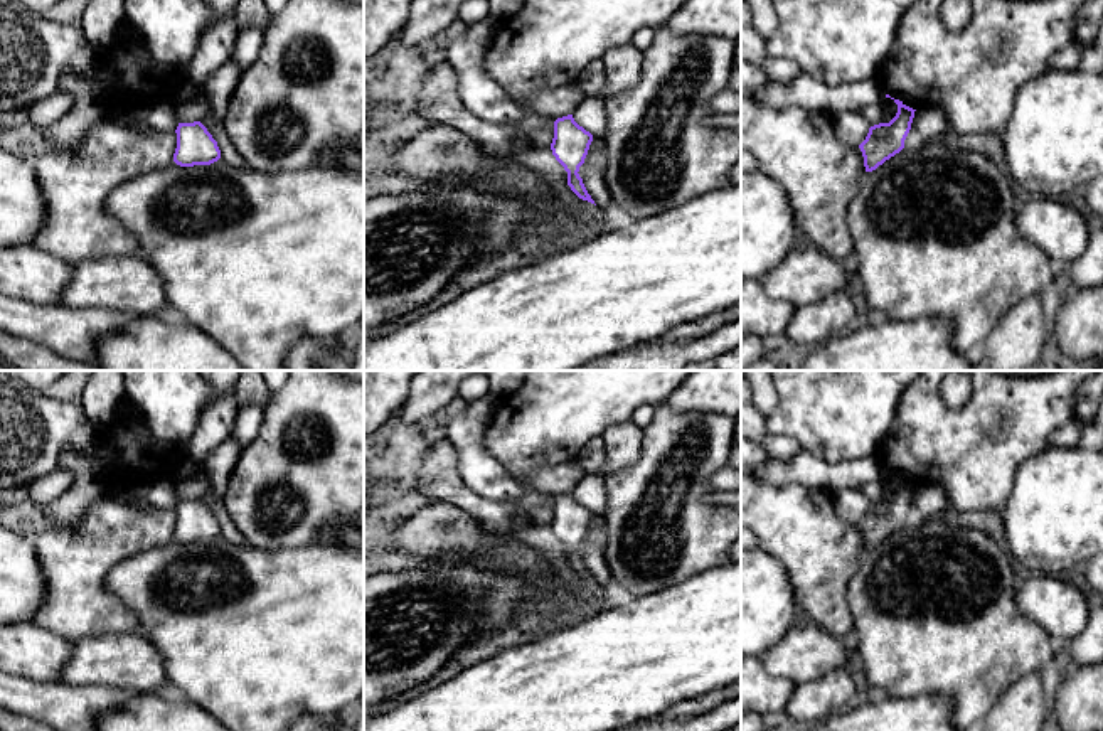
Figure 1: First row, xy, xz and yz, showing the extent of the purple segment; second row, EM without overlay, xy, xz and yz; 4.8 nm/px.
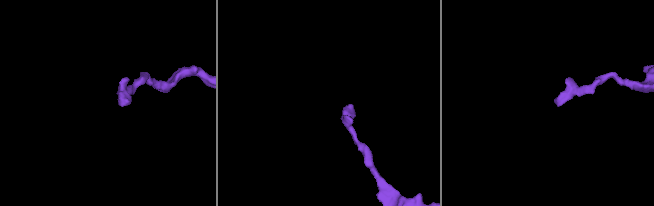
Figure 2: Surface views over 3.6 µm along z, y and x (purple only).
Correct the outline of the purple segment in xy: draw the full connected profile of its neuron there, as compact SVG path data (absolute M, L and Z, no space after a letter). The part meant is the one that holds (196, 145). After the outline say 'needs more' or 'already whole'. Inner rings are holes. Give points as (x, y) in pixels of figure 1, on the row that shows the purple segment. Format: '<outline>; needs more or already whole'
M200 121L179 123L173 162L180 167L210 165L221 158L217 141Z; already whole

